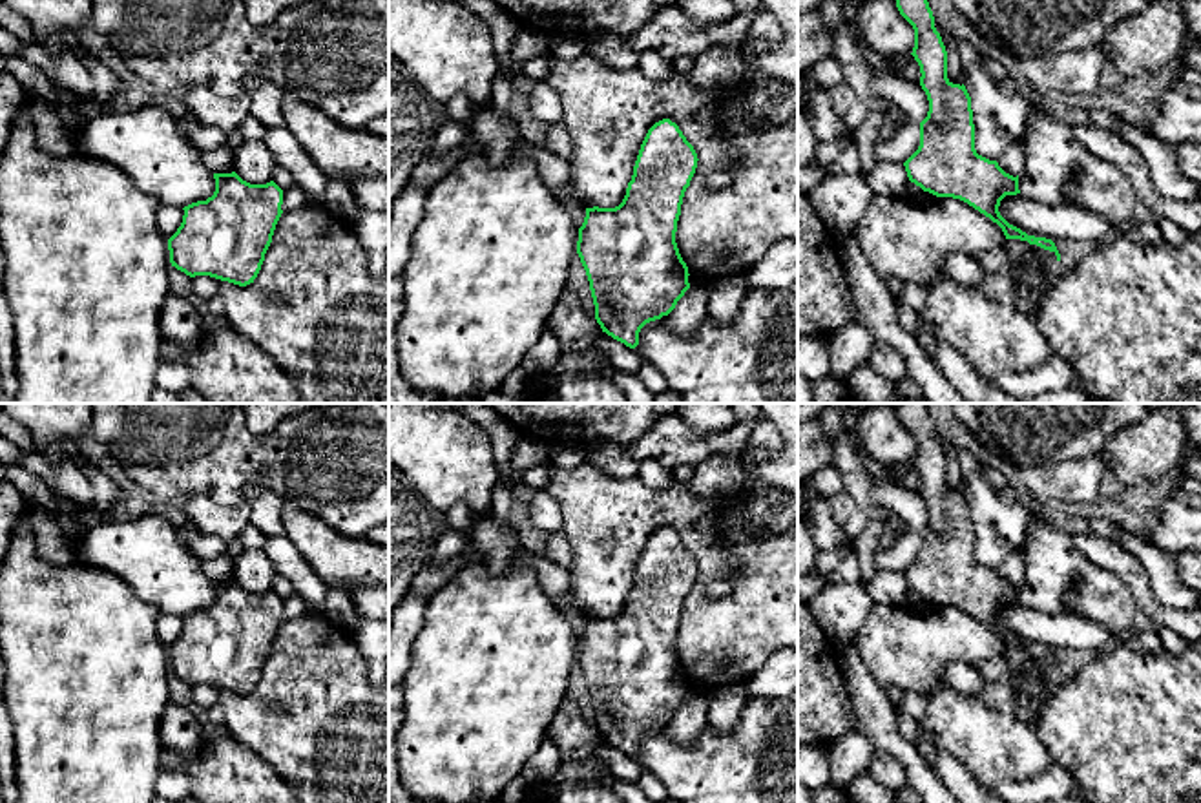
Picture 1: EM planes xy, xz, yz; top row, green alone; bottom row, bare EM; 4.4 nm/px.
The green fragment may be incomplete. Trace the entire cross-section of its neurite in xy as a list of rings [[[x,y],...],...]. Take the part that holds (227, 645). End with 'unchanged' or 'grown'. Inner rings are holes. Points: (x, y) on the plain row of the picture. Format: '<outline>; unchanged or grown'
[[[235,580],[214,582],[215,600],[184,615],[183,631],[168,648],[170,672],[190,686],[210,684],[239,695],[254,692],[283,622],[283,599],[274,591],[250,593]]]; unchanged

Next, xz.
[[[655,531],[641,553],[622,611],[615,617],[586,617],[579,637],[577,662],[590,690],[595,728],[602,741],[630,757],[639,754],[641,737],[668,725],[690,697],[675,641],[697,569],[694,555],[675,531]]]; unchanged

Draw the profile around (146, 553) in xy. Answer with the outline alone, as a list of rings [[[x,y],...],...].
[[[29,504],[24,516],[35,533],[40,555],[58,568],[71,564],[99,568],[124,580],[142,602],[175,617],[206,610],[215,600],[215,588],[206,577],[203,562],[177,538],[172,522],[162,515],[99,522],[86,527],[77,538],[68,538],[47,509]]]

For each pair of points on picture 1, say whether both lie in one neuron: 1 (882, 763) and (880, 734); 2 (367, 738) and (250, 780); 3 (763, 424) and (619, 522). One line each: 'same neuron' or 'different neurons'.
1: different neurons
2: different neurons
3: different neurons

